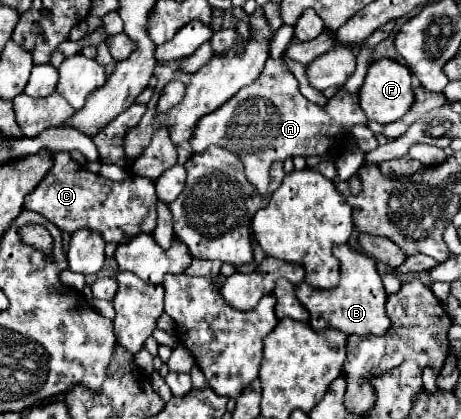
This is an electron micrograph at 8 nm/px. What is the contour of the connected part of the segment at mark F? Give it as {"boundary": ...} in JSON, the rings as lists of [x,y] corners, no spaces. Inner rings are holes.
{"boundary":[[[381,58],[381,60],[371,62],[367,76],[365,76],[365,82],[359,88],[359,104],[369,120],[375,120],[379,124],[395,122],[411,110],[413,102],[415,102],[413,74],[409,72],[407,66],[399,64],[397,60],[389,60],[389,58]]]}

